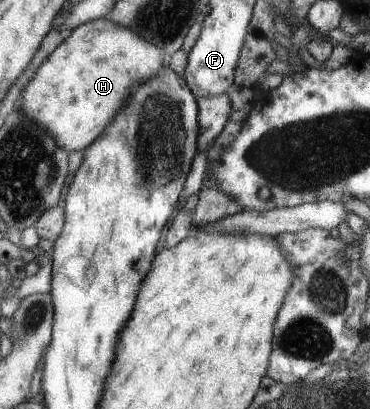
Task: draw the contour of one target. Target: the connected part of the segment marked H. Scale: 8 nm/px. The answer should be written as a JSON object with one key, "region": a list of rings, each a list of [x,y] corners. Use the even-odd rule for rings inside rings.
{"region":[[[97,18],[74,27],[69,35],[37,66],[31,79],[21,90],[19,107],[39,126],[57,139],[57,145],[65,152],[83,150],[91,141],[104,130],[111,121],[113,113],[121,107],[123,97],[127,93],[151,78],[154,73],[166,62],[161,50],[147,43],[141,36],[135,35],[130,29]]]}

